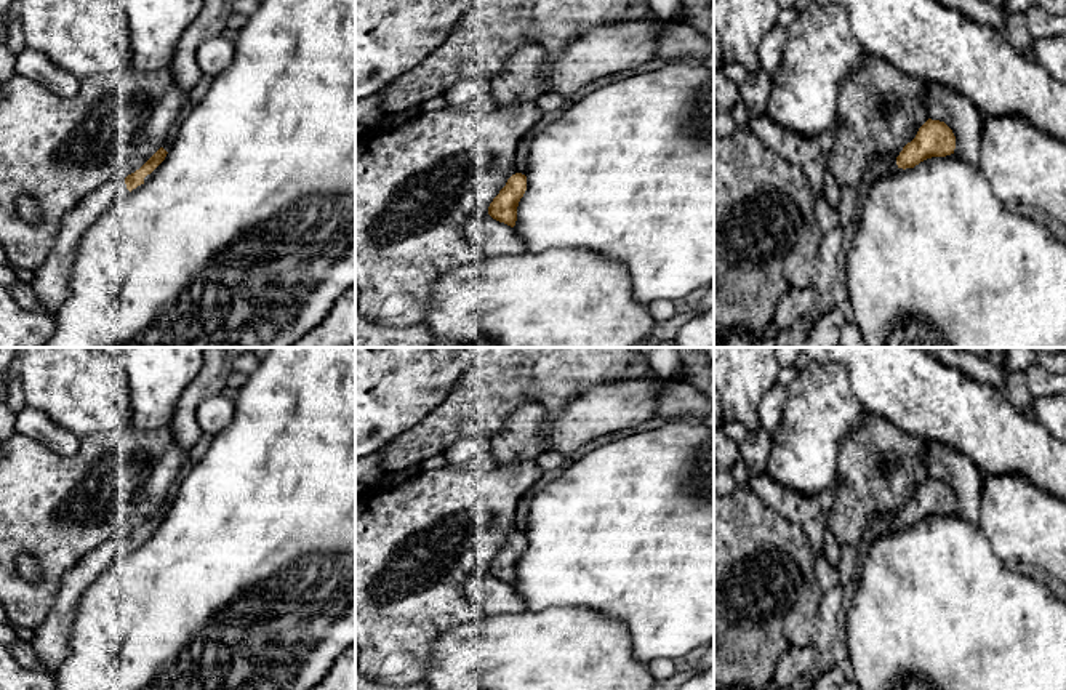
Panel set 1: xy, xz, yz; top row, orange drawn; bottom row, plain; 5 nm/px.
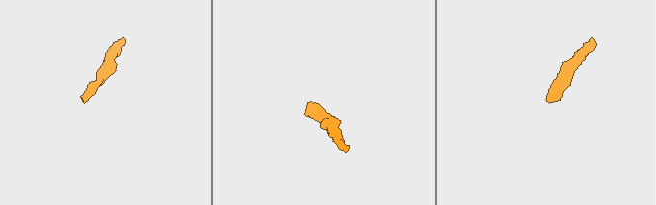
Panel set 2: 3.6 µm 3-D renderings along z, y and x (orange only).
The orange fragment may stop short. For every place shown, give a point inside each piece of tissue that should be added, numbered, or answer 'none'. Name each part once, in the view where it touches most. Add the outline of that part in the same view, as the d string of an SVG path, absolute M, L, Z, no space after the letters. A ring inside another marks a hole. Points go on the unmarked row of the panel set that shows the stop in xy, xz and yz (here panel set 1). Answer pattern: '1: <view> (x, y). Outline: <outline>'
1: xy (52, 639). Outline: M114 536L80 559L61 578L61 588L45 621L34 631L32 645L48 672L58 671L70 652L70 634L82 594L106 572L110 564L126 554L125 538Z

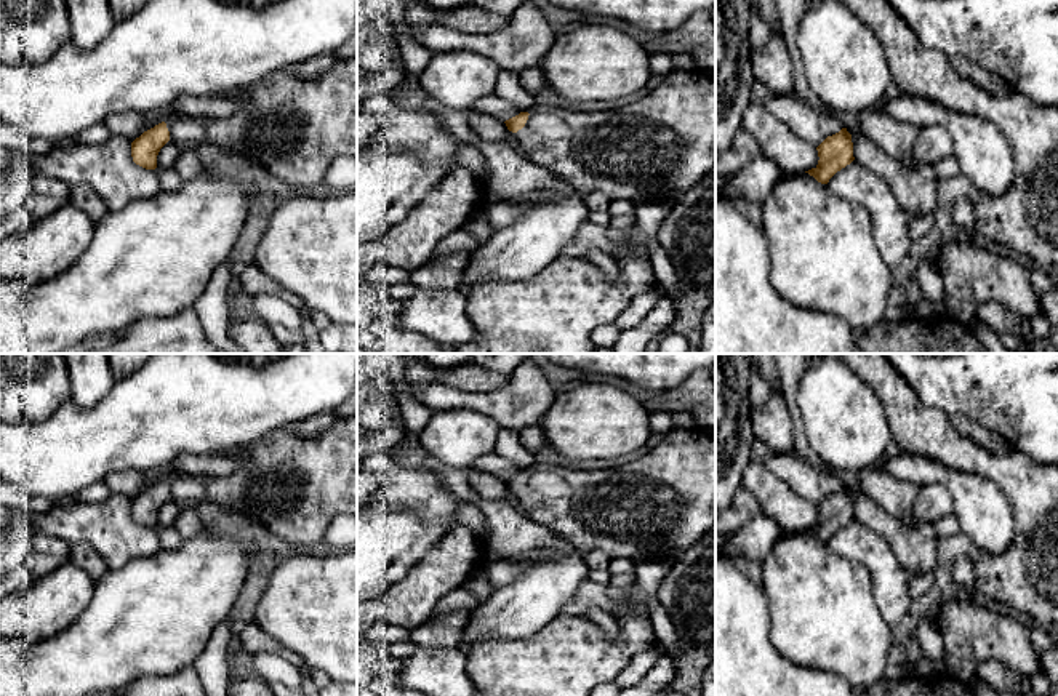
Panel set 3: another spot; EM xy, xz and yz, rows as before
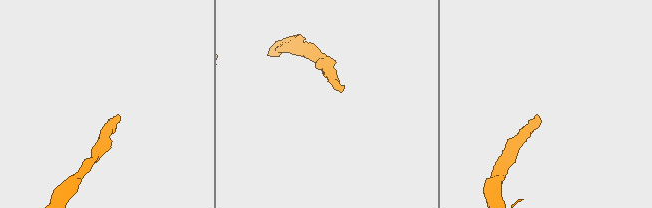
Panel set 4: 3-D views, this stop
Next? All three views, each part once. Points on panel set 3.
1: xz (663, 503). Outline: M672 429L648 454L611 469L573 470L563 466L536 466L515 494L533 523L567 541L579 555L592 550L631 560L683 555L715 525L715 437L707 430Z

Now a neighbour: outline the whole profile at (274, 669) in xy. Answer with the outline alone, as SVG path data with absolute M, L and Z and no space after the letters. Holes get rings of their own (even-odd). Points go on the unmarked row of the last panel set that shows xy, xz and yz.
M259 653L251 656L251 666L256 677L271 683L282 683L291 690L303 688L301 669L290 664L282 656L272 653Z

